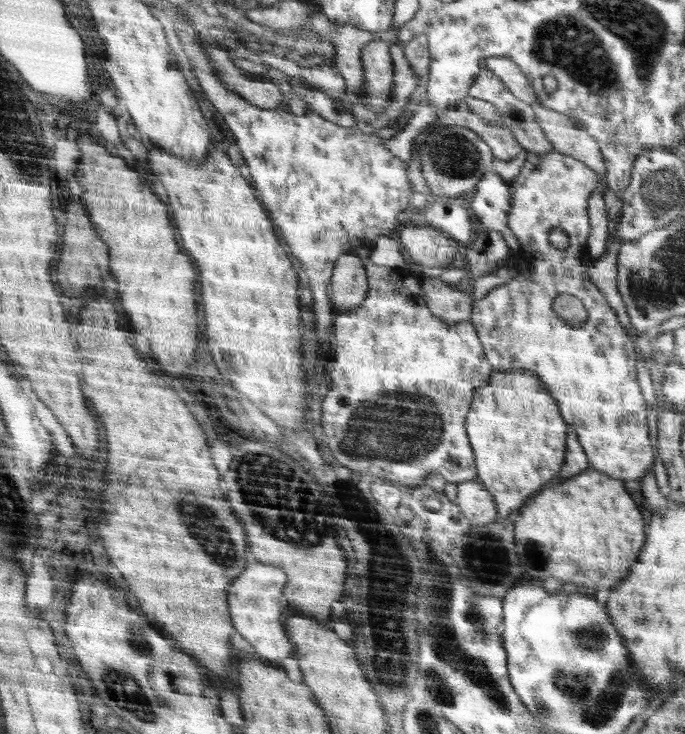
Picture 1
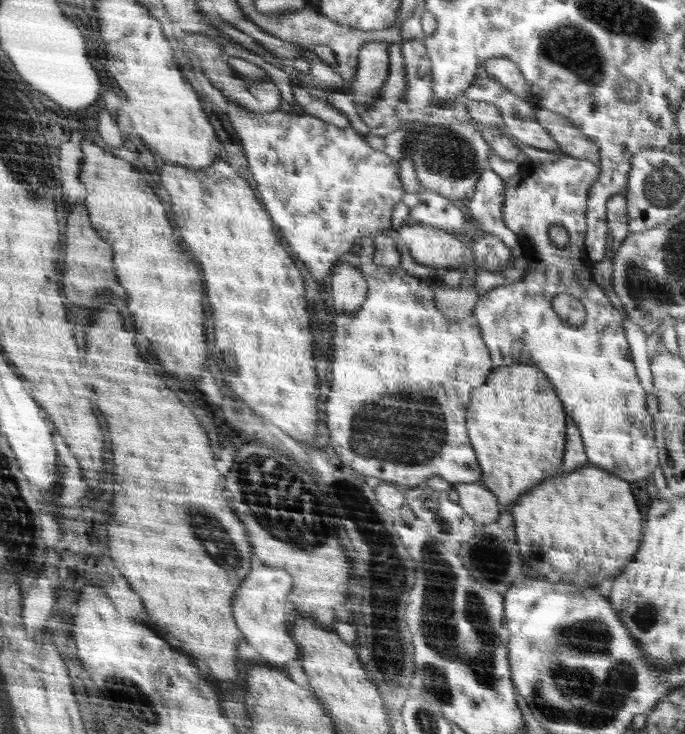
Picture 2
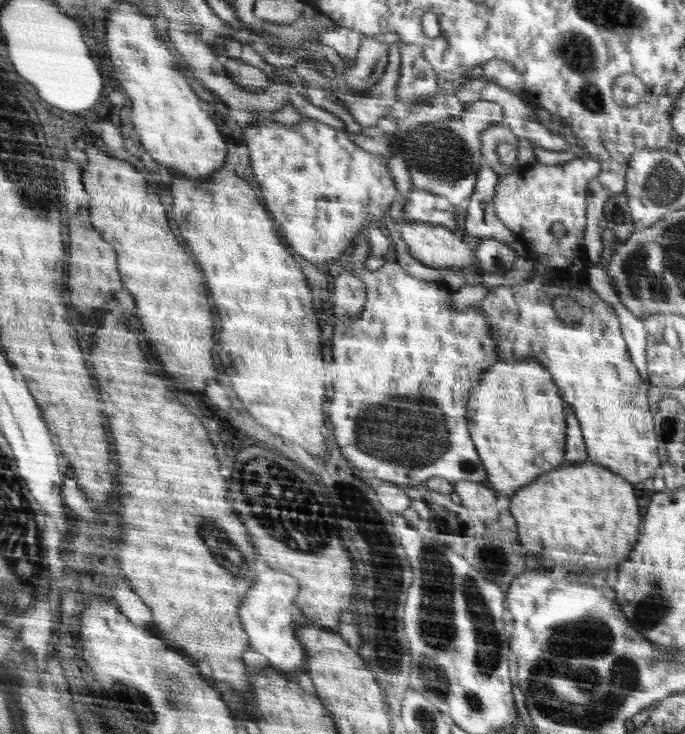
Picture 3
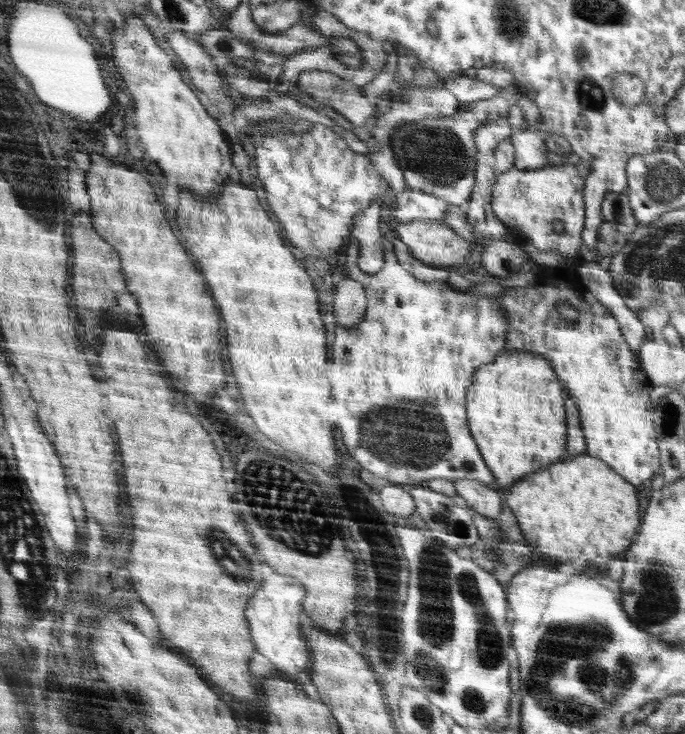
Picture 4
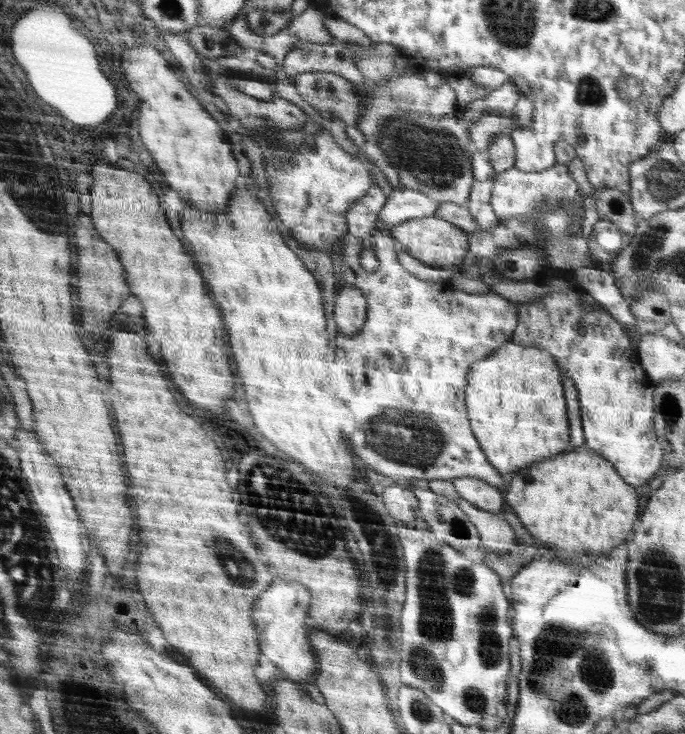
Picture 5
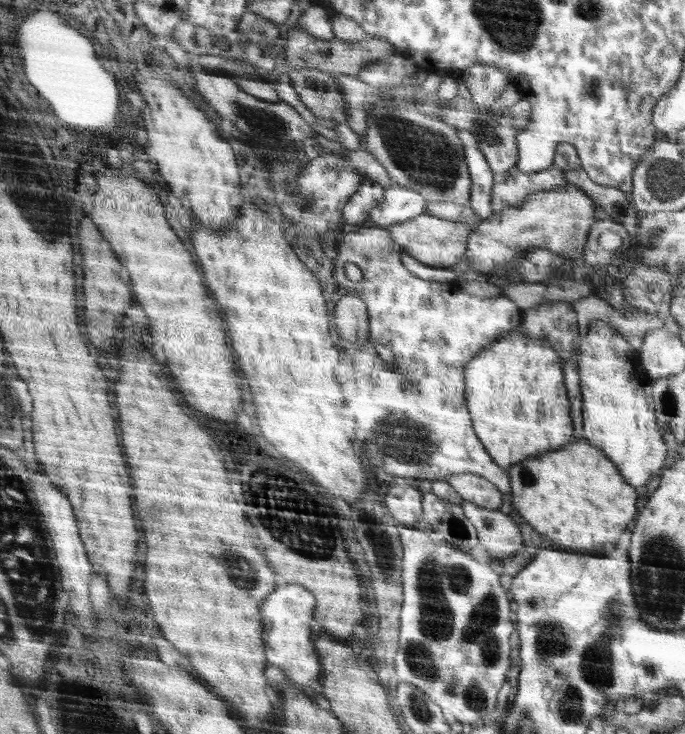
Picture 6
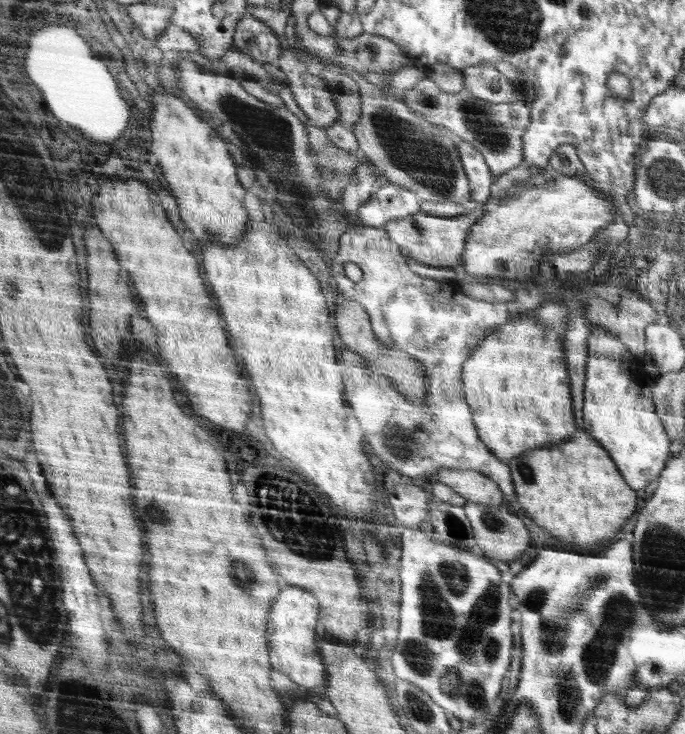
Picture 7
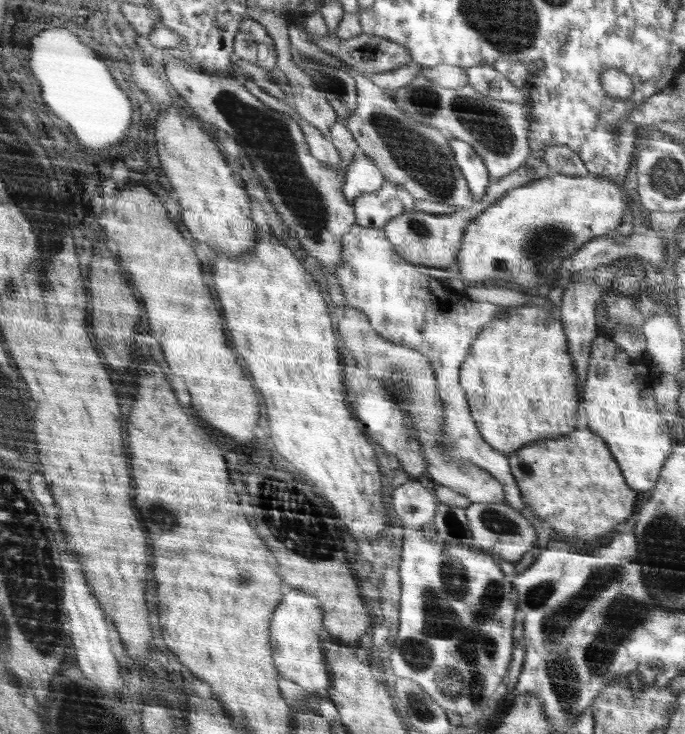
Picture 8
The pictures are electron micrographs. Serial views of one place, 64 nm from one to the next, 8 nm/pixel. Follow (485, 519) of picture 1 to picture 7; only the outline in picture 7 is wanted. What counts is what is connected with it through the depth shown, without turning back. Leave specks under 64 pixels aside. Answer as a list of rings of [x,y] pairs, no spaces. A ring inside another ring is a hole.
[[[442,467],[433,479],[450,486],[467,502],[487,505],[505,505],[504,493],[497,481],[474,469]]]

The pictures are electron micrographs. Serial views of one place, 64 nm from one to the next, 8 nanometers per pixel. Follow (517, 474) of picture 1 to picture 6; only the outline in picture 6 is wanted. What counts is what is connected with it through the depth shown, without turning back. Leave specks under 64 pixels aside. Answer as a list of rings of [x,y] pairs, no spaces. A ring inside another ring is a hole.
[[[519,324],[508,335],[502,334],[502,338],[489,344],[466,366],[465,400],[470,400],[469,413],[474,416],[474,428],[478,428],[478,436],[490,456],[506,470],[514,463],[560,449],[572,442],[574,437],[561,354],[546,339],[532,339],[518,327]]]

